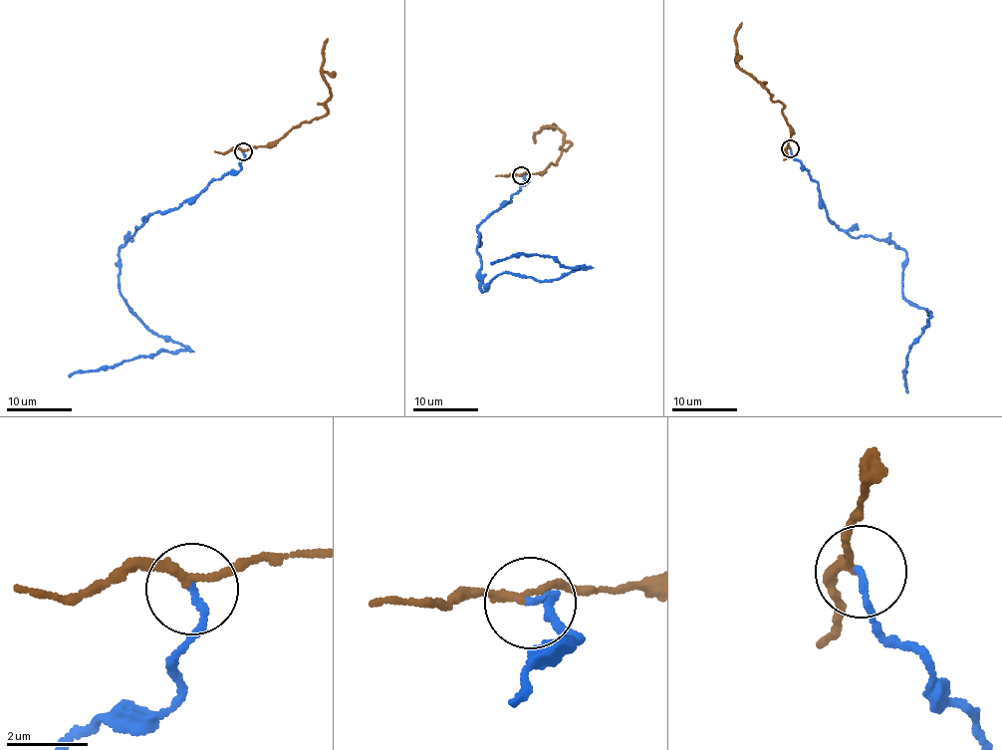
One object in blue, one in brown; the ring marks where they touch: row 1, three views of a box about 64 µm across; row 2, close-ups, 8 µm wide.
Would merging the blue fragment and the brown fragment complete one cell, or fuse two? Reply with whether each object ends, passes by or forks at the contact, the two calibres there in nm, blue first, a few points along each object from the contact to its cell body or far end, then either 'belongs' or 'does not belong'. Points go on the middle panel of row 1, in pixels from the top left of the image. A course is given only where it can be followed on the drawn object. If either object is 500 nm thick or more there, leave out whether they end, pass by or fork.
blue ends | brown passes by | 160/170 nm | blue via (521, 175), (528, 182), (477, 229), (482, 292), (508, 272), (547, 281), (584, 269), (533, 254), (492, 264) | brown via (520, 175), (543, 171), (557, 161), (571, 143), (564, 140), (563, 131), (547, 126), (533, 135), (535, 142) | does not belong

